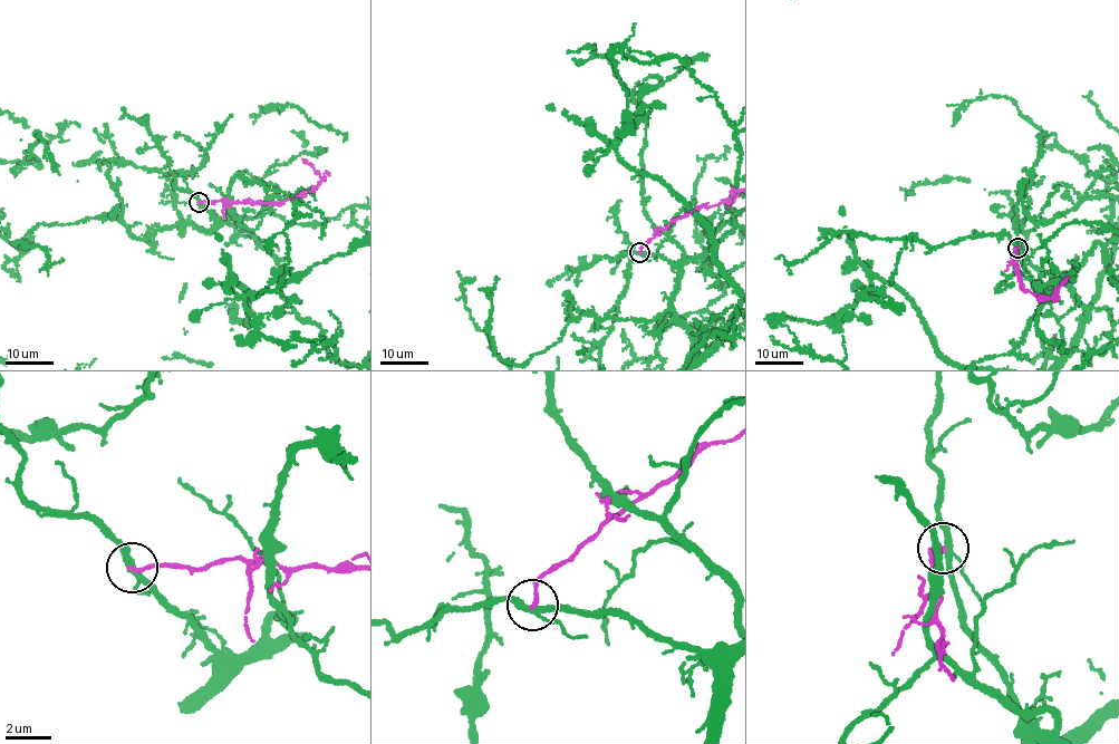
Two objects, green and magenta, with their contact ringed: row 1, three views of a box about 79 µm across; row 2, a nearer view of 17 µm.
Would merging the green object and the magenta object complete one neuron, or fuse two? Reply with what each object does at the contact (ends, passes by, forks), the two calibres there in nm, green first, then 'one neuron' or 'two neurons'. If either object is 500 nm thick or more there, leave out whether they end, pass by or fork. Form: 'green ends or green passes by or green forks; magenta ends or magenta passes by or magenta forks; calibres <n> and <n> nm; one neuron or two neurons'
green forks; magenta ends; calibres 240 and 200 nm; two neurons

